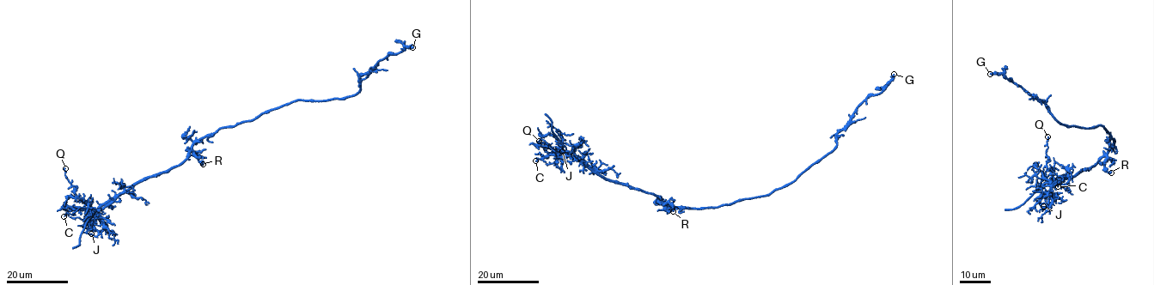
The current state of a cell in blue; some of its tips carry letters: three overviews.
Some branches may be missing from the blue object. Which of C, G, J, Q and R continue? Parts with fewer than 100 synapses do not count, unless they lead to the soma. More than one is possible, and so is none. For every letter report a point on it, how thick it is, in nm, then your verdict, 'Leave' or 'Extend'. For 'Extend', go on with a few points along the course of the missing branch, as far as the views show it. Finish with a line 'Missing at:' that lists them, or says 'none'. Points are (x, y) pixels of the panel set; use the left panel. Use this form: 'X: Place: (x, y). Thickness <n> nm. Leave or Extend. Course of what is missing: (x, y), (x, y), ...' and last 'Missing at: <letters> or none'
C: Place: (64, 216). Thickness 110 nm. Leave
G: Place: (412, 47). Thickness 150 nm. Leave
J: Place: (91, 233). Thickness 100 nm. Leave
Q: Place: (65, 168). Thickness 110 nm. Leave
R: Place: (203, 164). Thickness 280 nm. Leave
Missing at: none

